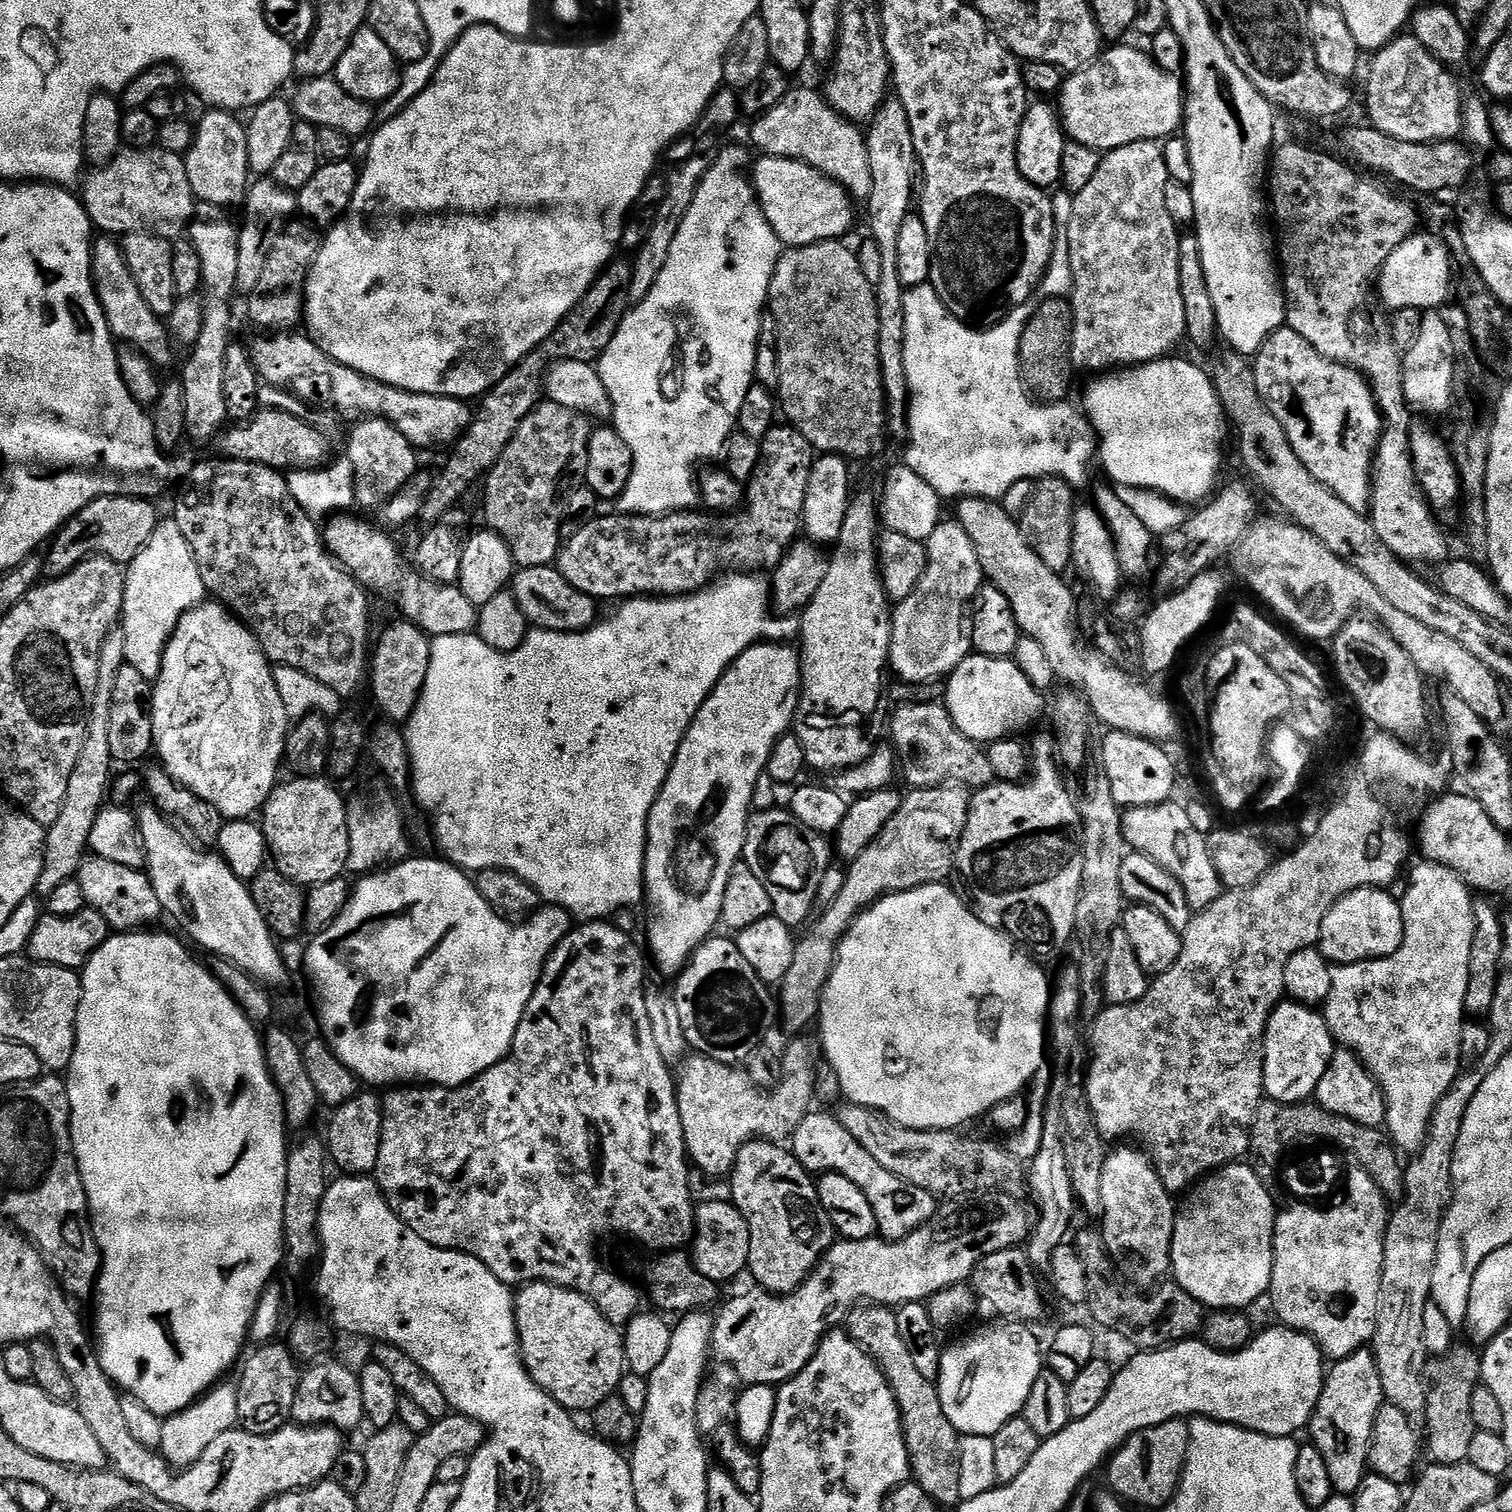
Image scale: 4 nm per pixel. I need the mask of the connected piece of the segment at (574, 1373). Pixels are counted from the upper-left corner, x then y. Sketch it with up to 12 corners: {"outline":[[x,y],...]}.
{"outline":[[515,1293],[520,1359],[573,1413],[626,1374],[624,1337],[582,1294]]}

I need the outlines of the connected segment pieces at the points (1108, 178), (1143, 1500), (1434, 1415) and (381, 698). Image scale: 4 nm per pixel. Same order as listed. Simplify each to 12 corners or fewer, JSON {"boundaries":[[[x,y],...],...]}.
{"boundaries":[[[1157,141],[1103,153],[1068,223],[1072,366],[1185,339]],[[1183,1419],[1135,1432],[1107,1461],[1109,1489],[1159,1510],[1188,1458]],[[1459,1344],[1430,1364],[1422,1420],[1434,1464],[1465,1463],[1481,1353]],[[403,618],[375,639],[370,688],[385,721],[407,722],[432,640]]]}

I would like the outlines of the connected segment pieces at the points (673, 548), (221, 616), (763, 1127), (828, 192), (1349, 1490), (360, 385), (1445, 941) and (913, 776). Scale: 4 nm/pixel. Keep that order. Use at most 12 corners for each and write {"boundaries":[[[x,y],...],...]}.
{"boundaries":[[[773,426],[743,509],[600,514],[554,567],[597,602],[691,596],[775,569],[814,449]],[[191,608],[152,689],[159,763],[225,821],[278,783],[290,718],[256,635]],[[800,1034],[781,1081],[689,1055],[675,1077],[689,1161],[727,1177],[743,1144],[809,1115],[822,1049]],[[765,155],[750,172],[781,245],[839,241],[856,220],[844,185]],[[1371,1351],[1327,1369],[1310,1440],[1333,1493],[1369,1471],[1384,1403]],[[311,335],[250,344],[269,388],[348,422],[385,420],[412,447],[455,445],[474,419],[342,366]],[[1420,862],[1402,946],[1337,964],[1322,1015],[1419,1153],[1462,1071],[1473,893]],[[943,703],[901,704],[891,747],[909,789],[996,780]]]}

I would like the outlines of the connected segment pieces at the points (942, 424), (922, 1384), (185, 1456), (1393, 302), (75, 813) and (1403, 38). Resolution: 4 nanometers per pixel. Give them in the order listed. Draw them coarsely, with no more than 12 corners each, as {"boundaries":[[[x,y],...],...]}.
{"boundaries":[[[904,293],[906,467],[945,501],[1081,490],[1098,437],[981,330]],[[888,1306],[846,1331],[900,1411],[910,1476],[941,1506],[958,1494],[960,1436]],[[221,1382],[162,1426],[159,1453],[189,1468],[237,1427],[233,1385]],[[1413,234],[1384,263],[1388,310],[1440,310],[1452,296],[1452,256]],[[123,635],[102,646],[86,742],[58,822],[37,897],[77,879],[114,783],[110,702]],[[1411,34],[1371,57],[1371,127],[1456,140],[1462,91]]]}

